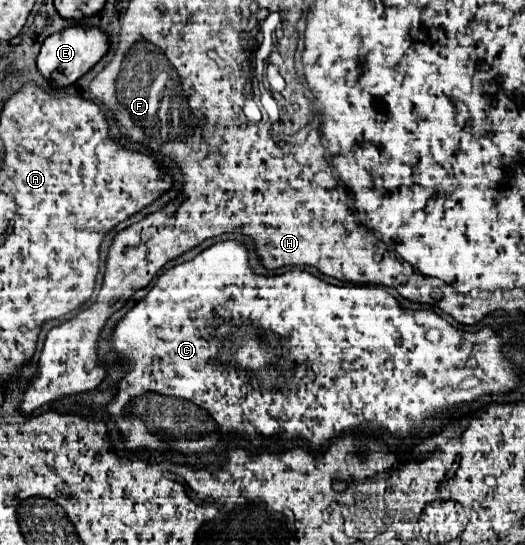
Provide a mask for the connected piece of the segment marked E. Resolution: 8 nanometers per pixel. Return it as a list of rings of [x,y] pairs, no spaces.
[[[68,27],[50,35],[38,55],[38,71],[52,81],[56,87],[68,87],[76,83],[84,73],[88,73],[110,49],[108,33],[98,27]]]

